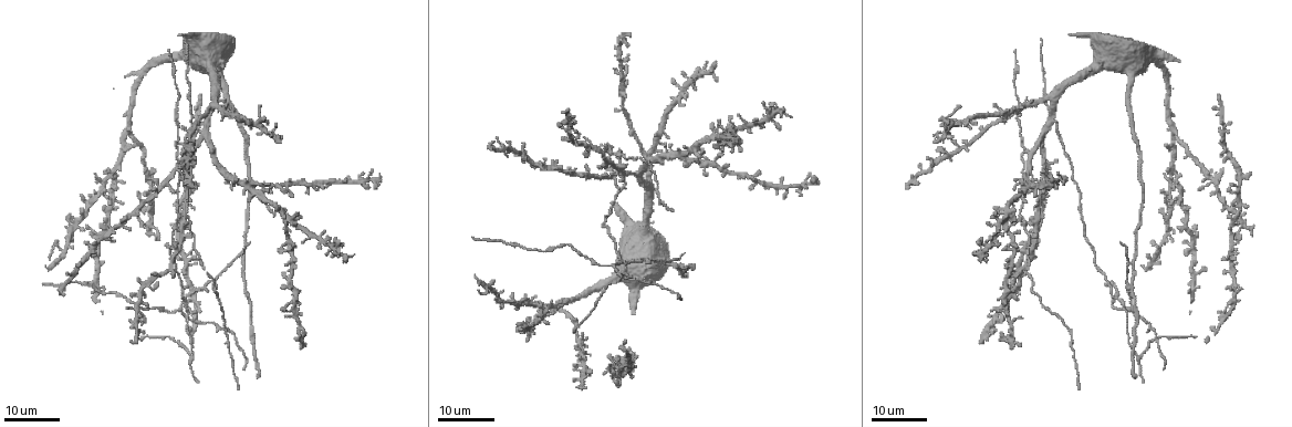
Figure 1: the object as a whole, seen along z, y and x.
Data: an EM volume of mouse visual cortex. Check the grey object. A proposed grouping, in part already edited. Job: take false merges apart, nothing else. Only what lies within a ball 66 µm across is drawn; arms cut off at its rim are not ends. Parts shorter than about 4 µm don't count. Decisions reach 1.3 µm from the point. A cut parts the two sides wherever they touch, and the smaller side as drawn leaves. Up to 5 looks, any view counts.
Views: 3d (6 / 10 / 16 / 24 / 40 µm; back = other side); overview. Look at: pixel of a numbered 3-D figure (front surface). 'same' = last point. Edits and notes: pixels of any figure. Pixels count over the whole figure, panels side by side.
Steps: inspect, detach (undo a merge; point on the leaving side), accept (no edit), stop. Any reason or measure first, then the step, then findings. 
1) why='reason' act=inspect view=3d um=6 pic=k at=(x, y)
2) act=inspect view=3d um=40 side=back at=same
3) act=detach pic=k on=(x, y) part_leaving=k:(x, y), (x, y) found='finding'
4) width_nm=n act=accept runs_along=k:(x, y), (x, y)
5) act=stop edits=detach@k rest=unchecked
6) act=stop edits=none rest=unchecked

why='thin neck' act=inspect view=3d um=16 pic=1 at=(1072, 336)

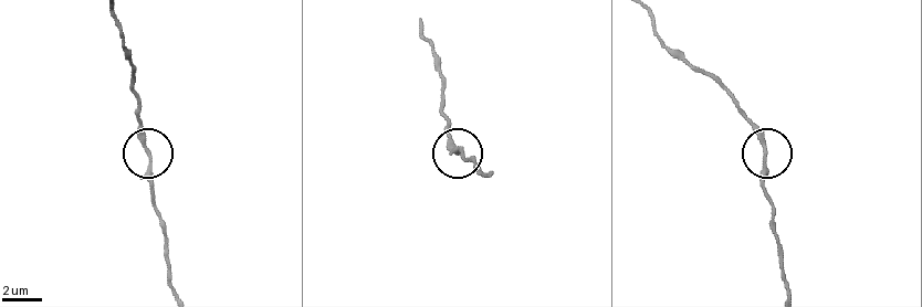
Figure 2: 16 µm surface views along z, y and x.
why='zoom in' act=inspect view=3d um=6 pic=2 at=(765, 157)

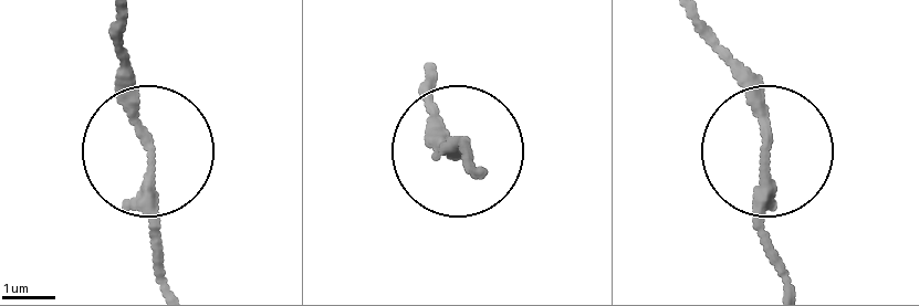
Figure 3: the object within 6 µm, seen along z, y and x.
act=inspect view=3d um=6 side=back pic=3 at=(764, 148)

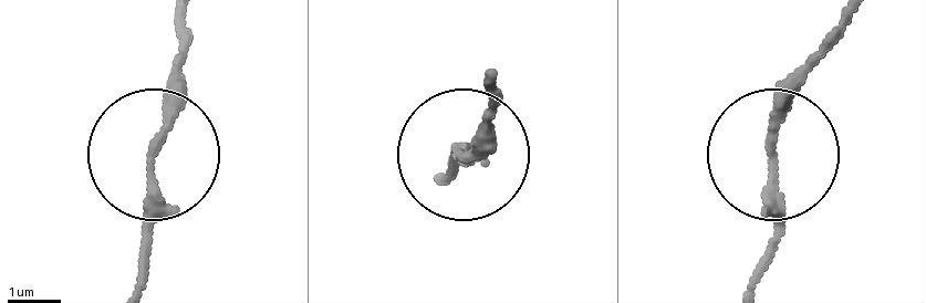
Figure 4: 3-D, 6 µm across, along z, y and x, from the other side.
act=accept runs_along=4:(849, 25), (782, 118), (773, 237), (751, 290) found='all the same neuron'

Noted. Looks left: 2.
why='arms part here' act=inspect view=3d um=16 pic=1 at=(178, 311)

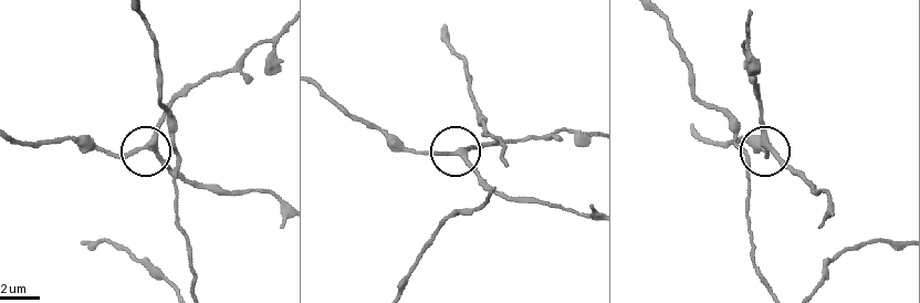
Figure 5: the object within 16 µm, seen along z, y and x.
why='zoom in' act=inspect view=3d um=6 pic=5 at=(147, 144)

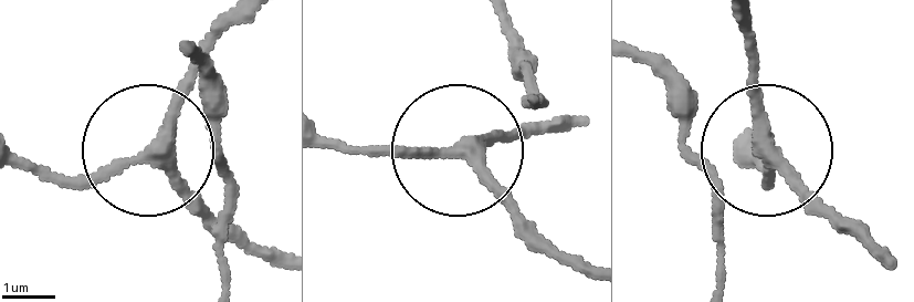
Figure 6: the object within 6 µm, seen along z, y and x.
side_arm_um=21 act=accept runs_along=6:(552, 118), (468, 154), (560, 254) found='one neuron here'

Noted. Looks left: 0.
act=stop edits=none rest=unchecked

